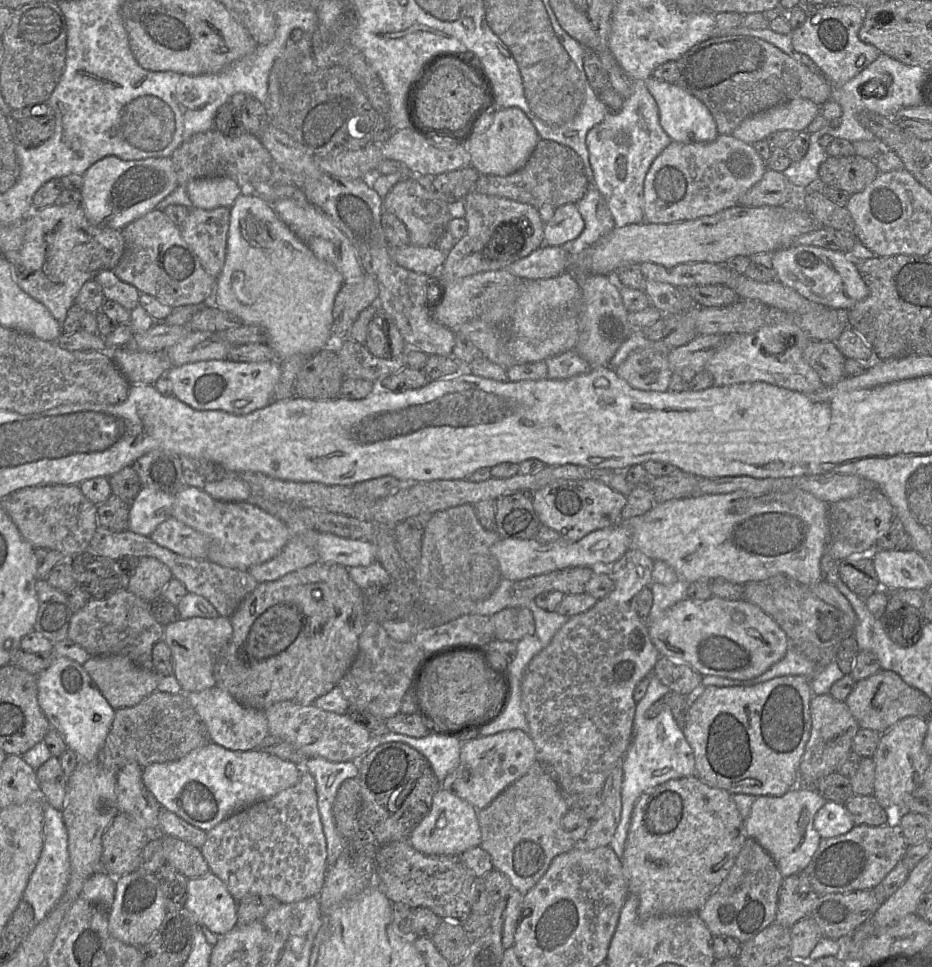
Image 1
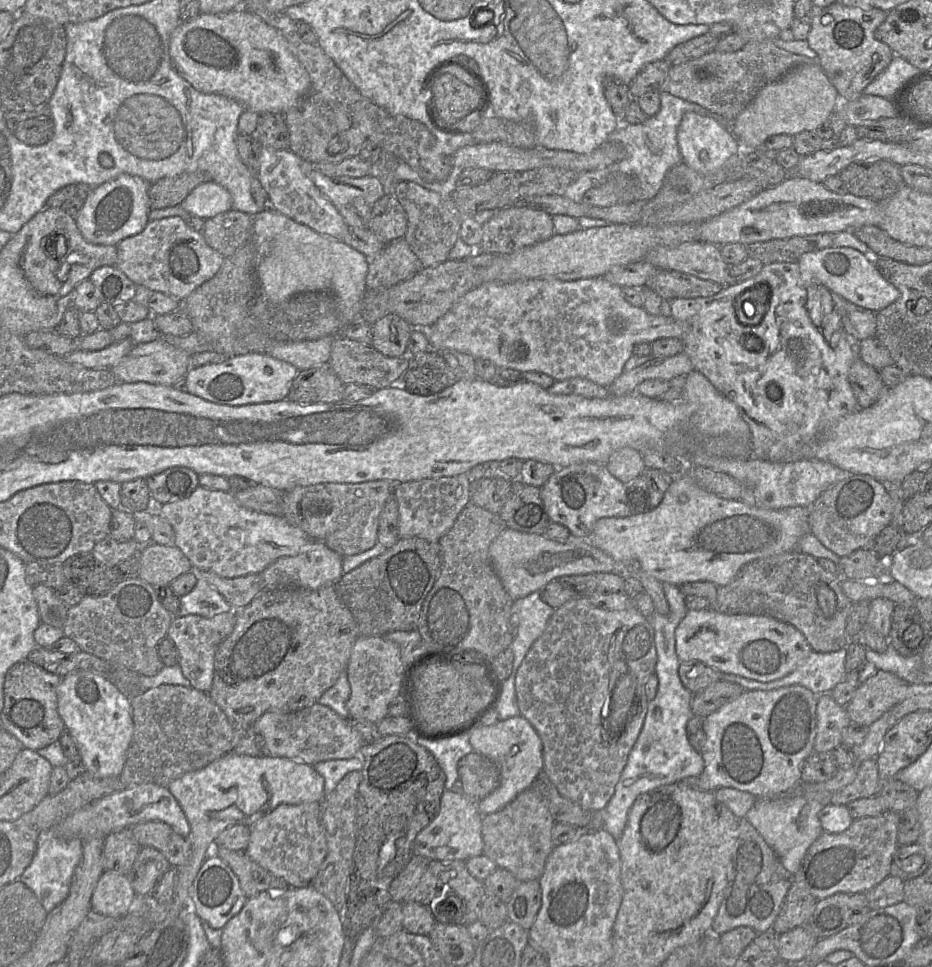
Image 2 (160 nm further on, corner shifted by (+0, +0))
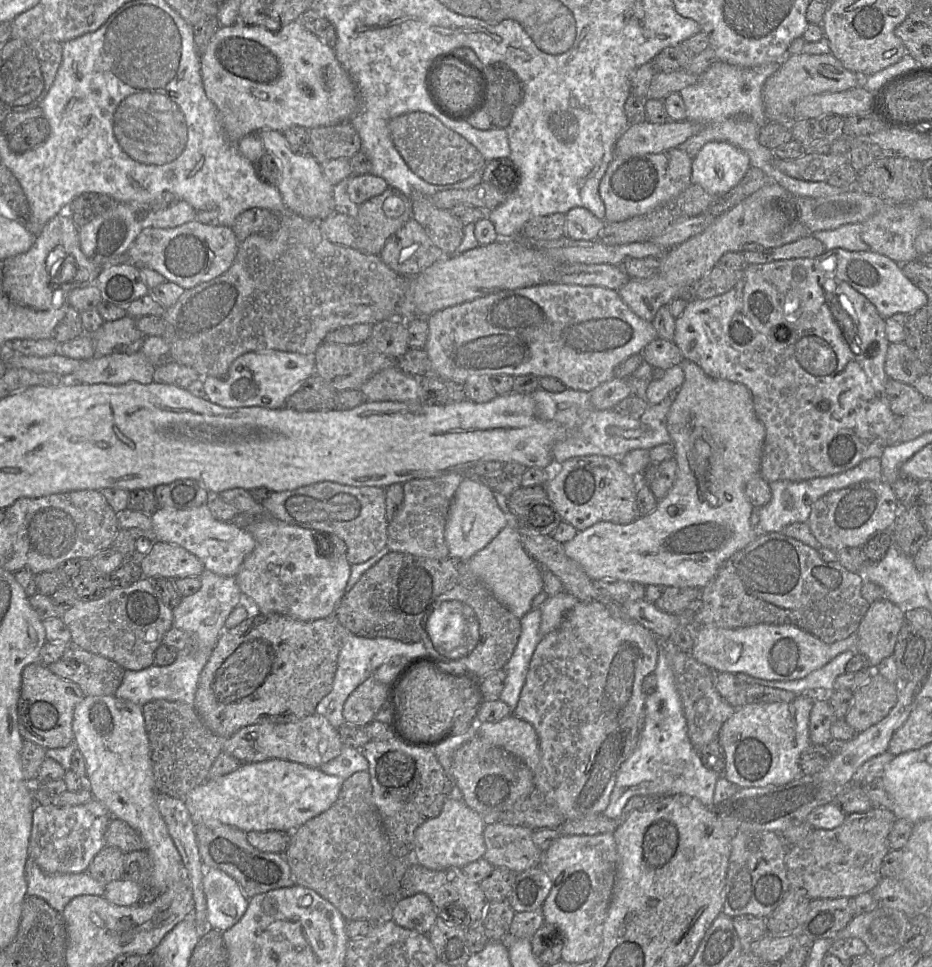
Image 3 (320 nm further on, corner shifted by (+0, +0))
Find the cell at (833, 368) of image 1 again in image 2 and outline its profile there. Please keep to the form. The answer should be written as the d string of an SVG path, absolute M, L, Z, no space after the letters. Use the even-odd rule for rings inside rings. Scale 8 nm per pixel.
M860 358L852 364L848 379L855 398L862 409L873 405L886 389L879 372Z

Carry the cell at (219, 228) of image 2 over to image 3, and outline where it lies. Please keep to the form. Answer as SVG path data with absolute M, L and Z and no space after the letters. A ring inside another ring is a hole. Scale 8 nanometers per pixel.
M248 209L236 217L231 229L239 242L254 234L273 235L280 227L281 215L269 209Z

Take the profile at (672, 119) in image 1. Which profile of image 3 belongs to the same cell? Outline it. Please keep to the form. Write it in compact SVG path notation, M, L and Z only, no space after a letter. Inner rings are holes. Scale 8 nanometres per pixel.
M708 142L693 158L692 183L717 197L726 194L752 166L749 159L746 152L729 142Z

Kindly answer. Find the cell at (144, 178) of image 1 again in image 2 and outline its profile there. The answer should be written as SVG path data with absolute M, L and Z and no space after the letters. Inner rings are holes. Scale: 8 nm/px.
M123 174L94 188L76 217L83 238L95 245L117 246L124 238L140 233L149 222L149 187L144 179Z

